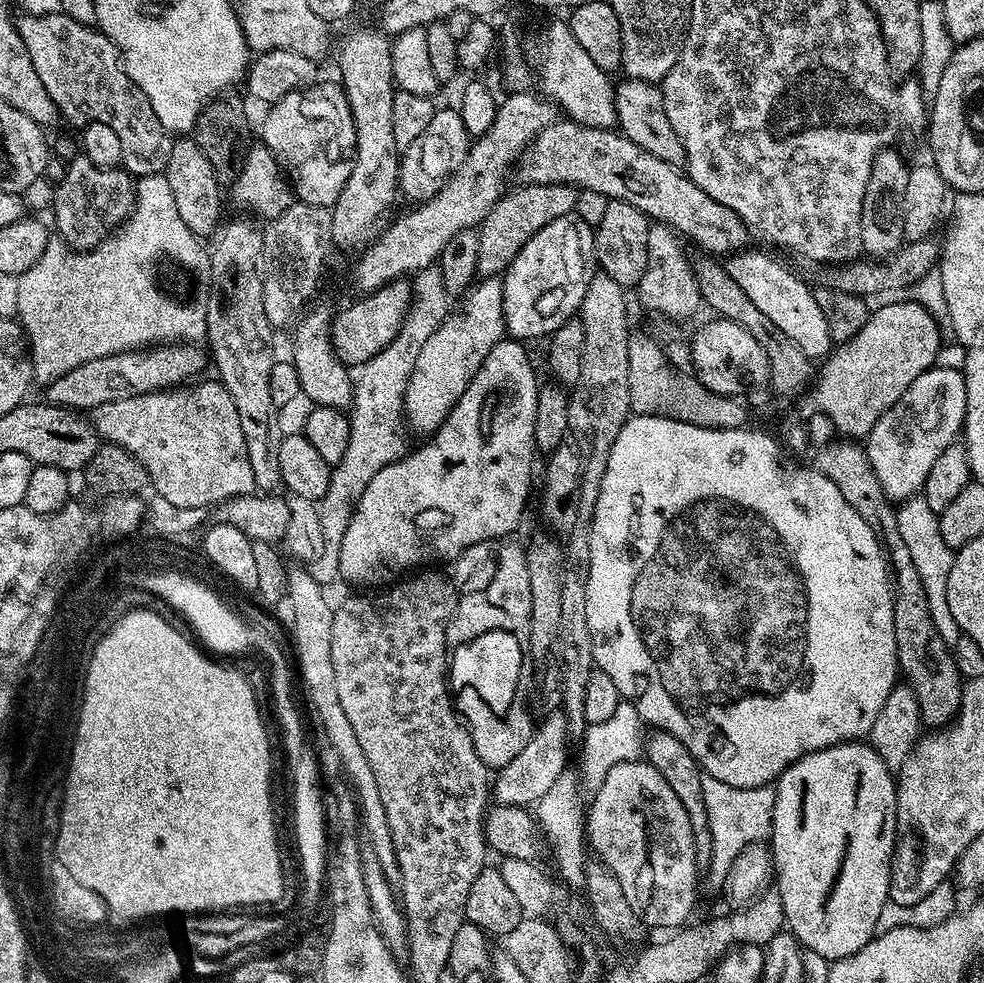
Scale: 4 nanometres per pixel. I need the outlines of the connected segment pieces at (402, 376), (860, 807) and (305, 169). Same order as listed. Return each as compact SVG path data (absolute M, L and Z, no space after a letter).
M439 267L424 268L414 276L414 299L408 309L408 316L400 332L374 358L359 365L358 375L352 389L350 405L350 446L346 446L346 454L342 454L342 462L335 465L330 486L326 494L318 501L324 549L322 558L314 565L314 575L321 584L328 586L337 579L340 570L340 547L346 534L346 526L365 492L366 486L374 479L374 474L382 470L382 466L392 464L405 455L403 432L406 432L404 414L404 395L410 376L416 365L418 350L422 350L426 338L438 330L441 322L448 317L450 293L444 287Z
M871 743L833 744L831 748L819 748L817 752L811 752L801 760L795 760L781 774L780 779L775 781L774 795L776 801L770 809L772 813L770 847L774 869L774 888L782 898L787 927L807 951L822 954L822 958L826 958L830 962L858 954L858 950L862 950L862 946L866 946L877 935L878 929L881 927L881 925L879 926L880 915L884 912L884 904L889 903L890 870L892 869L892 855L896 849L896 781L893 769L888 768L886 762L882 762L882 758L873 750Z
M317 82L311 88L301 88L299 92L286 94L265 112L268 113L264 116L259 139L270 150L270 154L276 156L280 171L292 185L295 199L301 204L331 209L338 202L338 194L342 194L342 186L346 186L346 178L350 178L352 164L356 160L354 118L350 114L350 102L343 87L339 83Z

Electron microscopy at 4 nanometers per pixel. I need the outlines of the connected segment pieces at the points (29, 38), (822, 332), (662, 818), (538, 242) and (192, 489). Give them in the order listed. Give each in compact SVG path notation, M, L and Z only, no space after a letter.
M46 14L34 16L21 15L15 21L18 34L22 42L26 42L26 51L30 54L30 62L46 86L46 94L50 94L50 102L60 112L60 120L63 123L73 124L76 130L82 130L88 124L102 122L118 134L118 142L122 142L124 158L122 167L129 176L139 178L141 176L159 176L165 171L170 158L173 137L158 122L158 114L154 114L154 106L150 106L150 98L138 90L138 86L130 78L130 74L124 72L124 61L120 59L120 51L116 44L106 38L106 34L91 24L83 24L66 14Z
M741 250L729 255L726 267L730 278L742 286L746 298L802 350L802 354L813 358L827 357L834 345L830 338L830 330L826 326L826 318L822 315L822 309L818 302L814 302L814 294L809 285L804 285L786 265L780 260L775 260L768 252L752 252L753 250Z
M643 759L618 762L606 774L600 788L595 789L593 798L586 808L588 820L587 843L597 857L603 860L618 878L634 914L649 929L668 928L676 930L689 923L688 915L696 904L696 839L686 814L686 806L678 802L674 790L666 783L666 778L654 770L654 766Z
M574 214L554 218L514 258L514 262L503 273L504 282L504 326L509 337L521 342L536 340L539 336L543 338L551 337L553 332L562 326L562 322L573 319L580 311L580 303L586 298L586 290L590 279L588 272L588 260L584 257L584 232L586 226Z
M215 379L213 381L208 380L205 384L198 384L192 389L188 387L190 386L177 386L159 392L147 392L134 398L122 398L118 402L106 402L102 406L91 409L90 423L92 429L101 441L116 444L119 448L125 448L127 452L134 454L138 458L138 462L142 462L142 466L146 466L151 487L153 489L156 487L154 489L155 495L166 498L171 505L207 509L209 507L208 504L216 506L223 501L249 495L255 489L256 484L254 474L251 473L250 458L247 457L246 438L243 437L241 423L238 420L237 407L234 406L233 399L230 398L230 394L227 393L223 385Z

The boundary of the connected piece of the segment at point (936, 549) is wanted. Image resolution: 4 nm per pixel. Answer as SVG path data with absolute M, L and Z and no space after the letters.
M917 494L908 500L899 501L896 517L898 534L902 534L906 547L910 550L910 558L914 558L914 567L922 578L922 590L926 590L926 602L930 604L930 618L934 618L934 626L938 634L942 634L942 642L954 646L962 634L958 622L954 622L954 614L950 614L949 604L946 603L946 578L950 578L954 550L946 546L946 541L942 538L937 509L932 509L931 502L924 494Z

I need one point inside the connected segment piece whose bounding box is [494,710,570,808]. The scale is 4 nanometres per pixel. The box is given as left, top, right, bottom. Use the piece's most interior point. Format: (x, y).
(521, 783)

